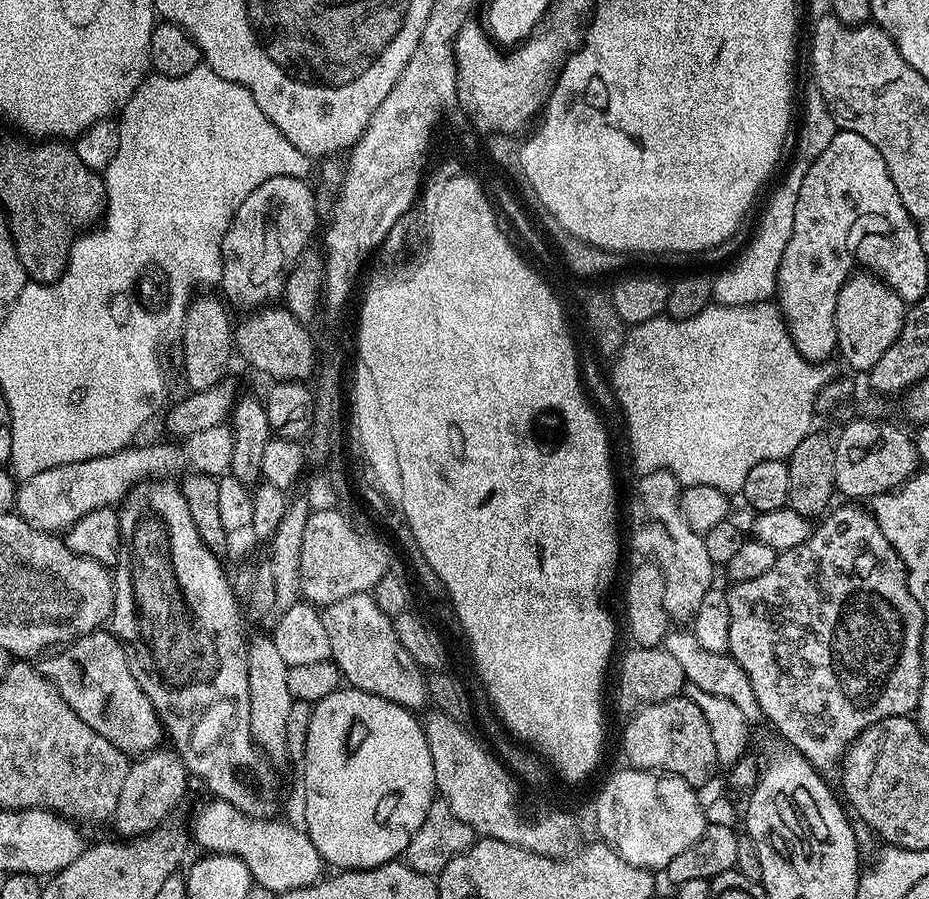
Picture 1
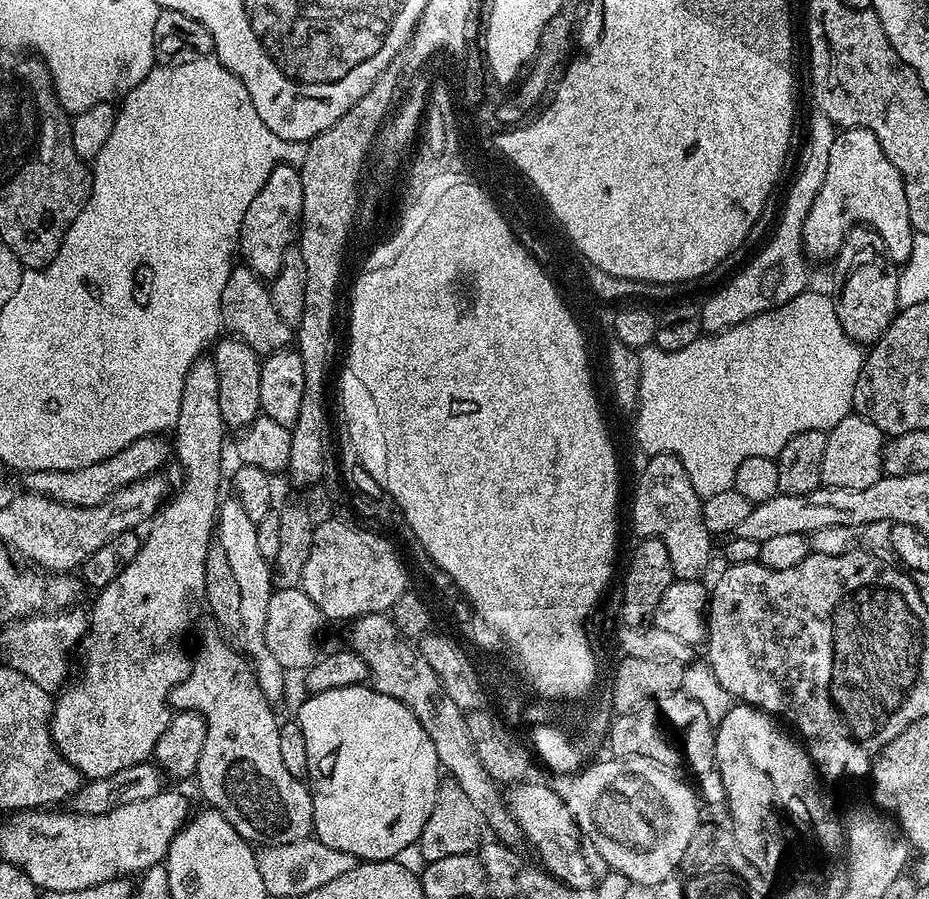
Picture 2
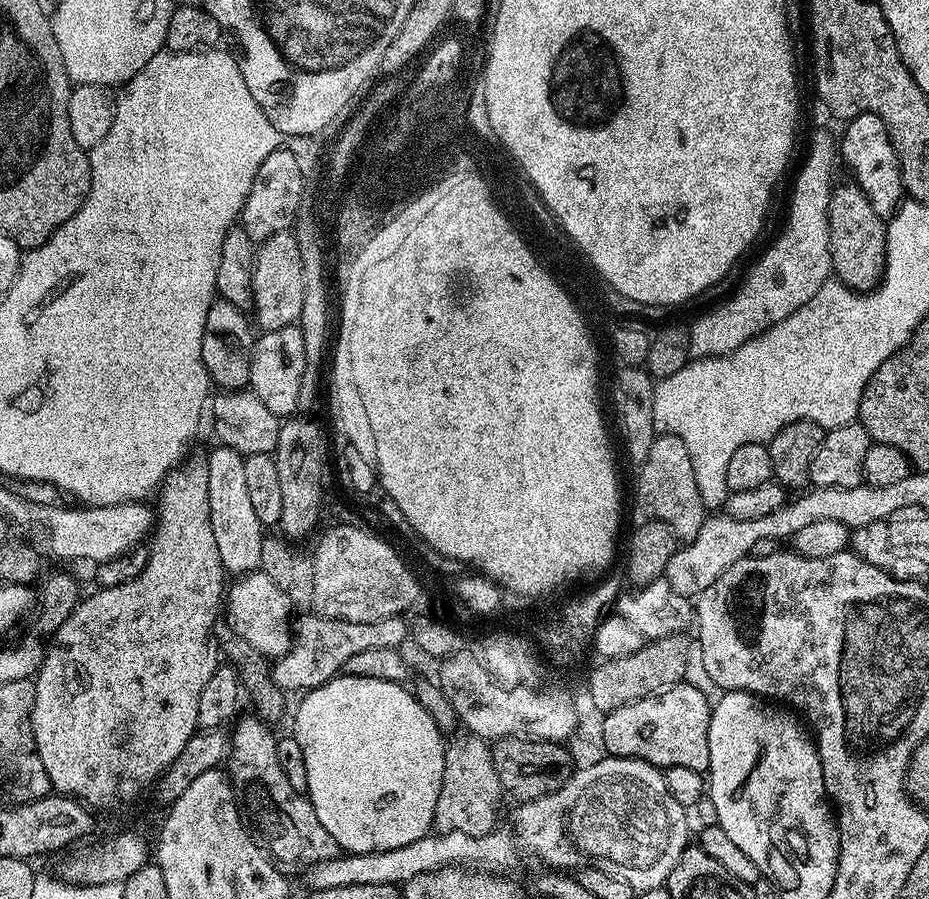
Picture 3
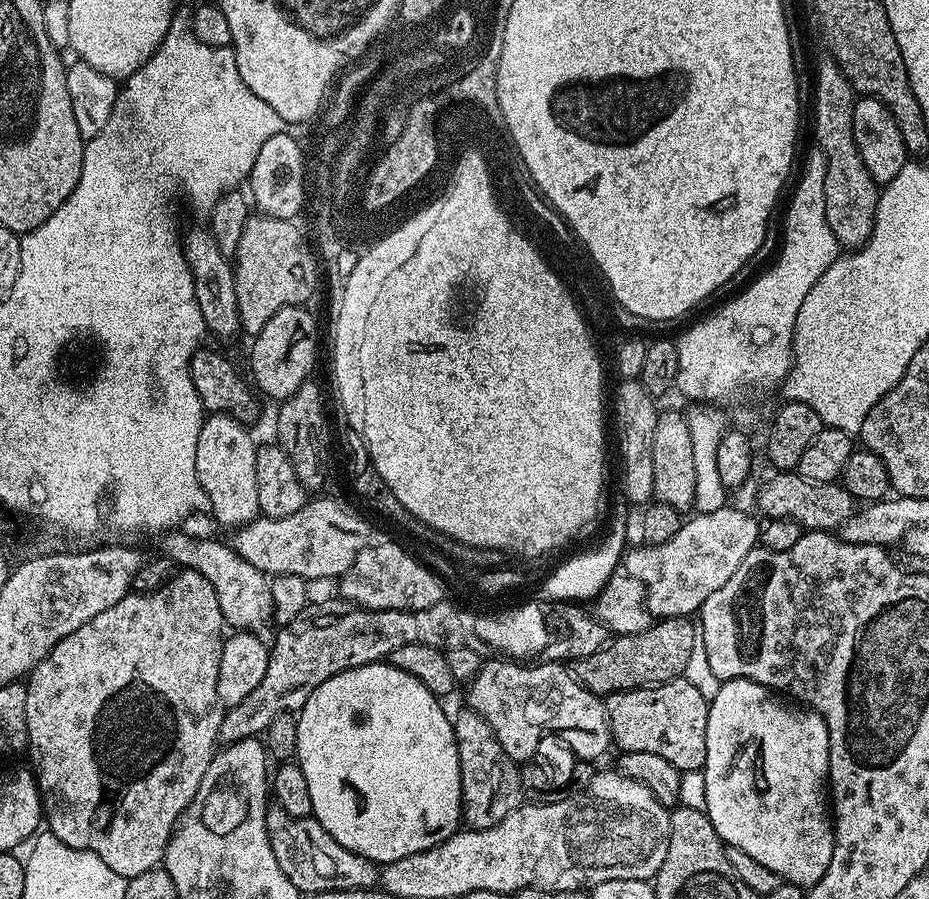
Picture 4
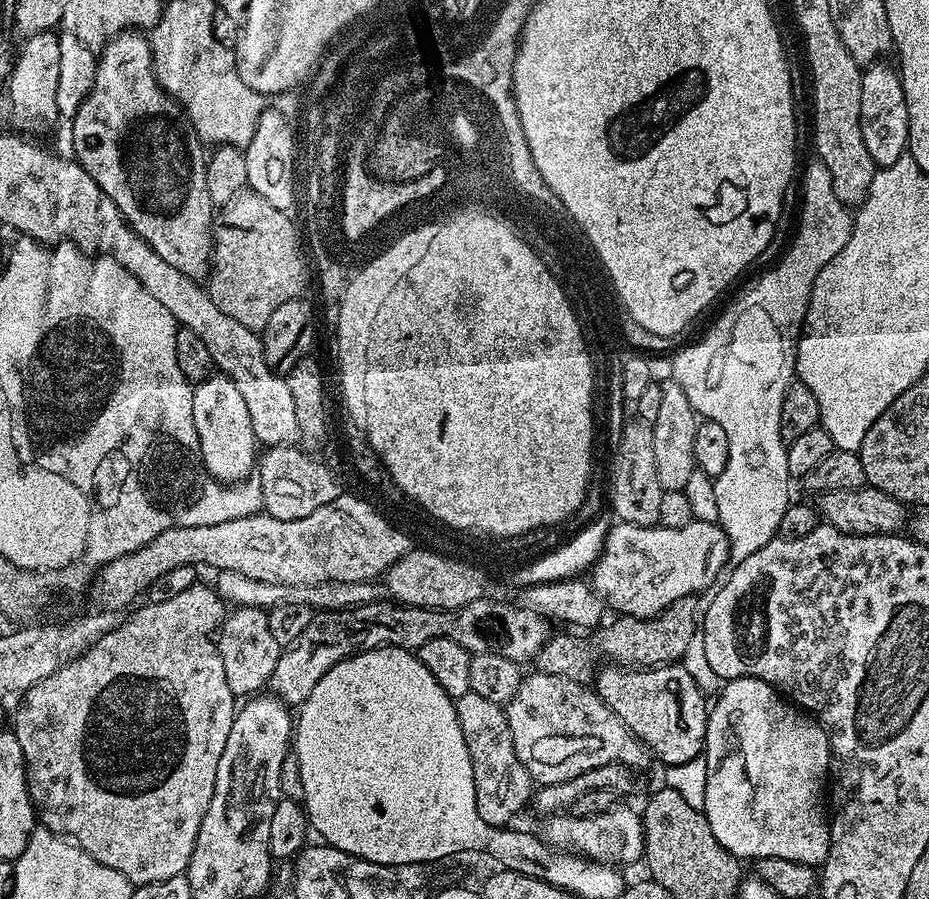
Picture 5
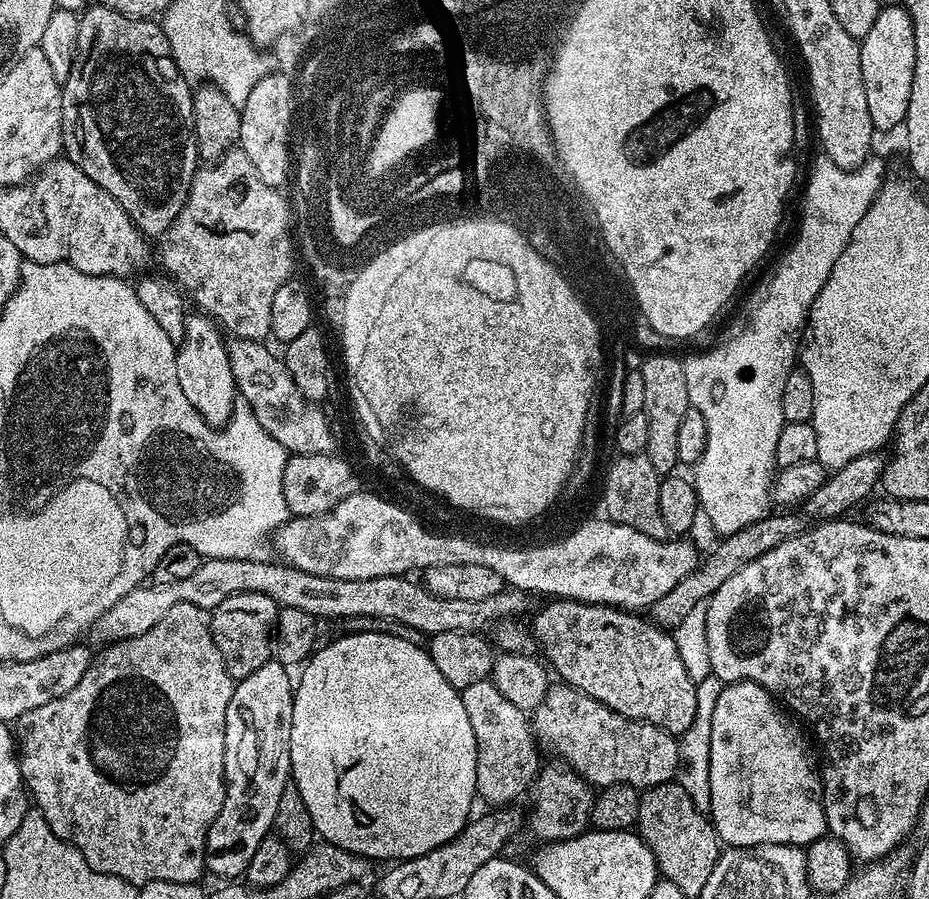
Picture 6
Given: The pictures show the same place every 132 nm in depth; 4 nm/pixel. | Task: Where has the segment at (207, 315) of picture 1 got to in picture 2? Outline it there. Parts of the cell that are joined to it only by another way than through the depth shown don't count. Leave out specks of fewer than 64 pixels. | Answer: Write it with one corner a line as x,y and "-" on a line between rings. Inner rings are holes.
201,358
194,361
186,374
186,382
182,382
182,406
178,410
174,435
176,435
176,440
174,436
174,460
177,460
184,467
184,481
181,482
180,489
177,492
175,489
171,499
161,504
155,516
152,517
147,525
146,531
148,533
143,533
138,554
134,554
134,562
130,562
130,566
126,566
126,570
122,570
122,574
118,574
118,578
114,578
114,582
110,582
110,586
101,588
95,593
96,601
93,602
92,608
90,607
88,618
88,632
78,645
80,680
74,681
75,679
73,679
55,697
52,706
52,740
56,743
58,751
66,758
66,762
70,762
70,766
77,768
81,777
88,780
97,780
98,778
106,778
110,774
118,774
118,770
126,770
135,764
143,764
152,756
152,751
158,742
158,738
162,738
162,730
166,730
170,718
174,715
174,709
170,703
174,686
178,686
188,677
190,652
189,649
188,652
184,649
184,635
187,634
188,627
192,624
192,595
195,592
197,595
204,591
206,554
214,543
216,514
222,499
222,493
220,493
220,459
224,456
226,429
222,422
222,410
218,407
218,374
214,370
214,362
210,358

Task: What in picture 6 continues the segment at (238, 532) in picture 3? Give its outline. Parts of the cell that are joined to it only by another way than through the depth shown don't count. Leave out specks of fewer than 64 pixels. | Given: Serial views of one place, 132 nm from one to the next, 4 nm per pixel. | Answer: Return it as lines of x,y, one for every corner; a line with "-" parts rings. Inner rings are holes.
195,315
188,316
184,339
179,343
176,354
178,386
182,386
182,394
190,398
190,406
194,406
198,414
202,414
202,418
211,428
223,429
224,423
232,416
232,407
236,400
238,404
236,379
230,366
226,336
207,315

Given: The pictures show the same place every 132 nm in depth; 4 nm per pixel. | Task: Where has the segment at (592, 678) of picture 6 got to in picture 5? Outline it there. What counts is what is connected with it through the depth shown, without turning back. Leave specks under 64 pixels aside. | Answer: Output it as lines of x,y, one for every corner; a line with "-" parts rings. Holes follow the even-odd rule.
683,663
660,668
604,666
594,677
594,691
607,708
641,740
664,766
690,762
702,755
710,704
705,693
686,674

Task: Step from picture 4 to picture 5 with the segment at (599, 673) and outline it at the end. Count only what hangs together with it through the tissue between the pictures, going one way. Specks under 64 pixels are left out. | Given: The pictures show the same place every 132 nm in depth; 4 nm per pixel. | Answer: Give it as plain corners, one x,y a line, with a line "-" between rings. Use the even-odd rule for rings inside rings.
701,595
687,596
678,598
678,602
670,602
666,610
650,618
620,616
613,624
597,626
587,634
549,635
548,641
536,655
535,671
554,674
558,678
570,678
570,682
591,685
598,669
605,662
612,666
630,662
634,668
660,668
664,664
683,661
686,646
690,646
690,638
694,638
698,630
698,611
703,602

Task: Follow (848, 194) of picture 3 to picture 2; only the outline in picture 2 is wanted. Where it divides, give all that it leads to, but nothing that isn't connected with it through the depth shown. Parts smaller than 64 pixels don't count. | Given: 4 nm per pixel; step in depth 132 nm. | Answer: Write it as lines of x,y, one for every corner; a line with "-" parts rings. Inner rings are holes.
857,226
848,231
840,251
835,257
835,264
836,272
840,275
840,296
837,295
835,297
836,313
842,322
842,330
846,330
846,334
850,339
855,340
857,344
871,346
887,330
900,308
900,303
898,302
898,278
900,273
897,265
888,259
880,235
873,228
865,228
863,226

